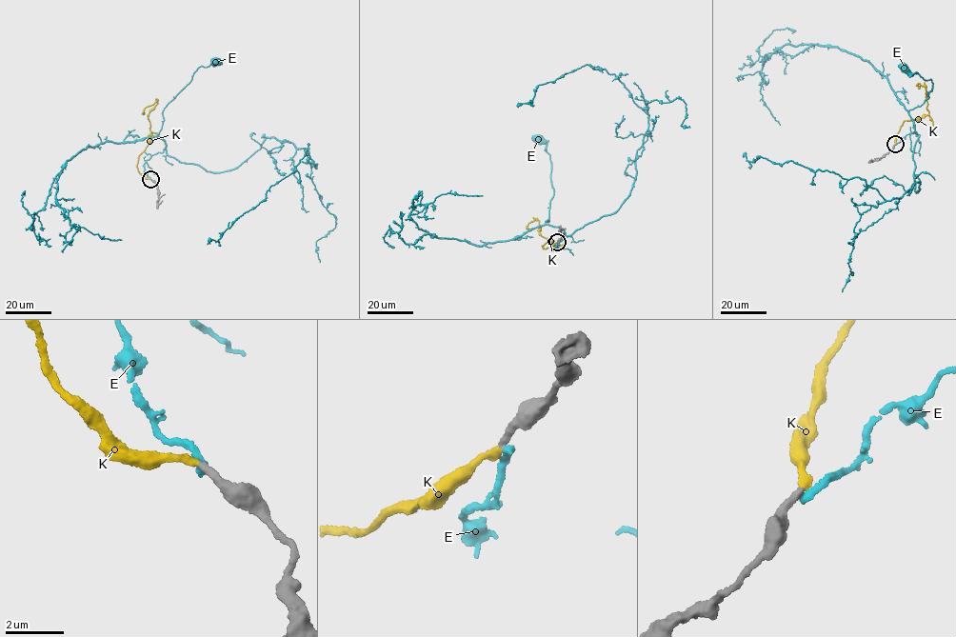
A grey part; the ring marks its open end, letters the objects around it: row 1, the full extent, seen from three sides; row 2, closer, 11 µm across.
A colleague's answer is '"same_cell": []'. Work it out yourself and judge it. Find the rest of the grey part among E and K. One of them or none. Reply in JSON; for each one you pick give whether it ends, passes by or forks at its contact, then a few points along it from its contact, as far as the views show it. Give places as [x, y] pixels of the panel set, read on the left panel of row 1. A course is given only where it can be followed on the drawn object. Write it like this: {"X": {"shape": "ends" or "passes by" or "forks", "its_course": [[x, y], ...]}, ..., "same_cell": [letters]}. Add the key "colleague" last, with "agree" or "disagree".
{"K": {"shape": "ends", "its_course": [[150, 179], [139, 172], [137, 160], [149, 145], [150, 130], [148, 114], [157, 103], [148, 106], [143, 114]]}, "same_cell": ["K"], "colleague": "disagree"}

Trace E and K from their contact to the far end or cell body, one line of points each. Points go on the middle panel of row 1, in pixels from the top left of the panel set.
E: (557, 242), (554, 249), (566, 236), (560, 228), (545, 224), (548, 221), (554, 190), (546, 143), (538, 137)
K: (557, 242), (547, 248), (542, 247), (547, 242), (553, 243), (539, 233), (538, 220), (528, 223), (529, 231)

